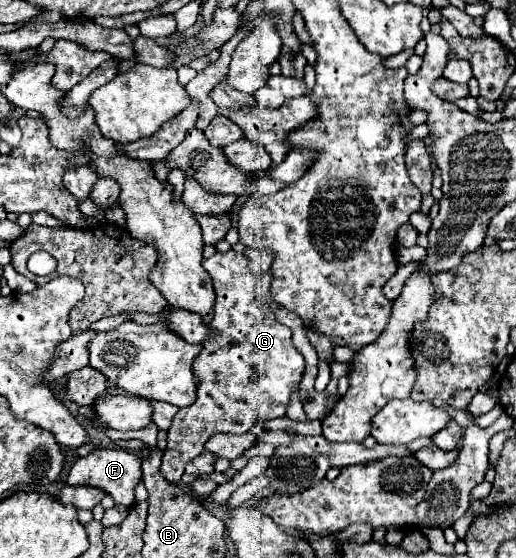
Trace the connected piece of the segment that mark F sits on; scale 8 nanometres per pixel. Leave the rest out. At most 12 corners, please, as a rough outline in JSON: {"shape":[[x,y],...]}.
{"shape":[[100,448],[80,458],[68,484],[108,492],[134,504],[140,460],[126,450]]}

